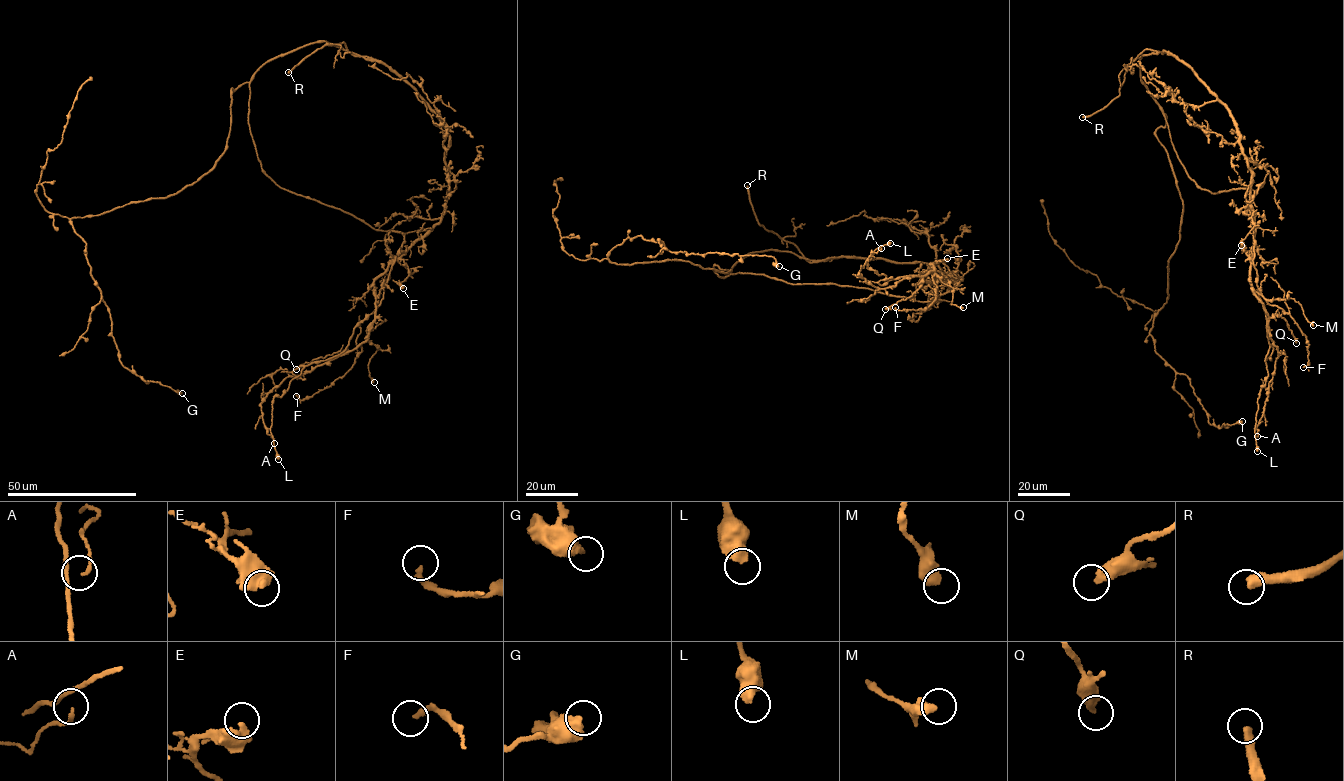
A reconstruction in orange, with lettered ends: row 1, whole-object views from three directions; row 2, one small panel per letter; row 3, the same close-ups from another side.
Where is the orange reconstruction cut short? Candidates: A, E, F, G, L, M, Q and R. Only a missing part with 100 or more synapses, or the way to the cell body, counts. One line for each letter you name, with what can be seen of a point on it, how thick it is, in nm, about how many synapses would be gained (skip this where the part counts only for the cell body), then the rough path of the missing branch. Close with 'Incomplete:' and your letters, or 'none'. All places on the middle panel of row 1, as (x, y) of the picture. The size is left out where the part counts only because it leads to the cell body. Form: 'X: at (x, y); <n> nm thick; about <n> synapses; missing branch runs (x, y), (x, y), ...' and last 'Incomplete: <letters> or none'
R: at (747, 185); 400 nm thick
Incomplete: R

